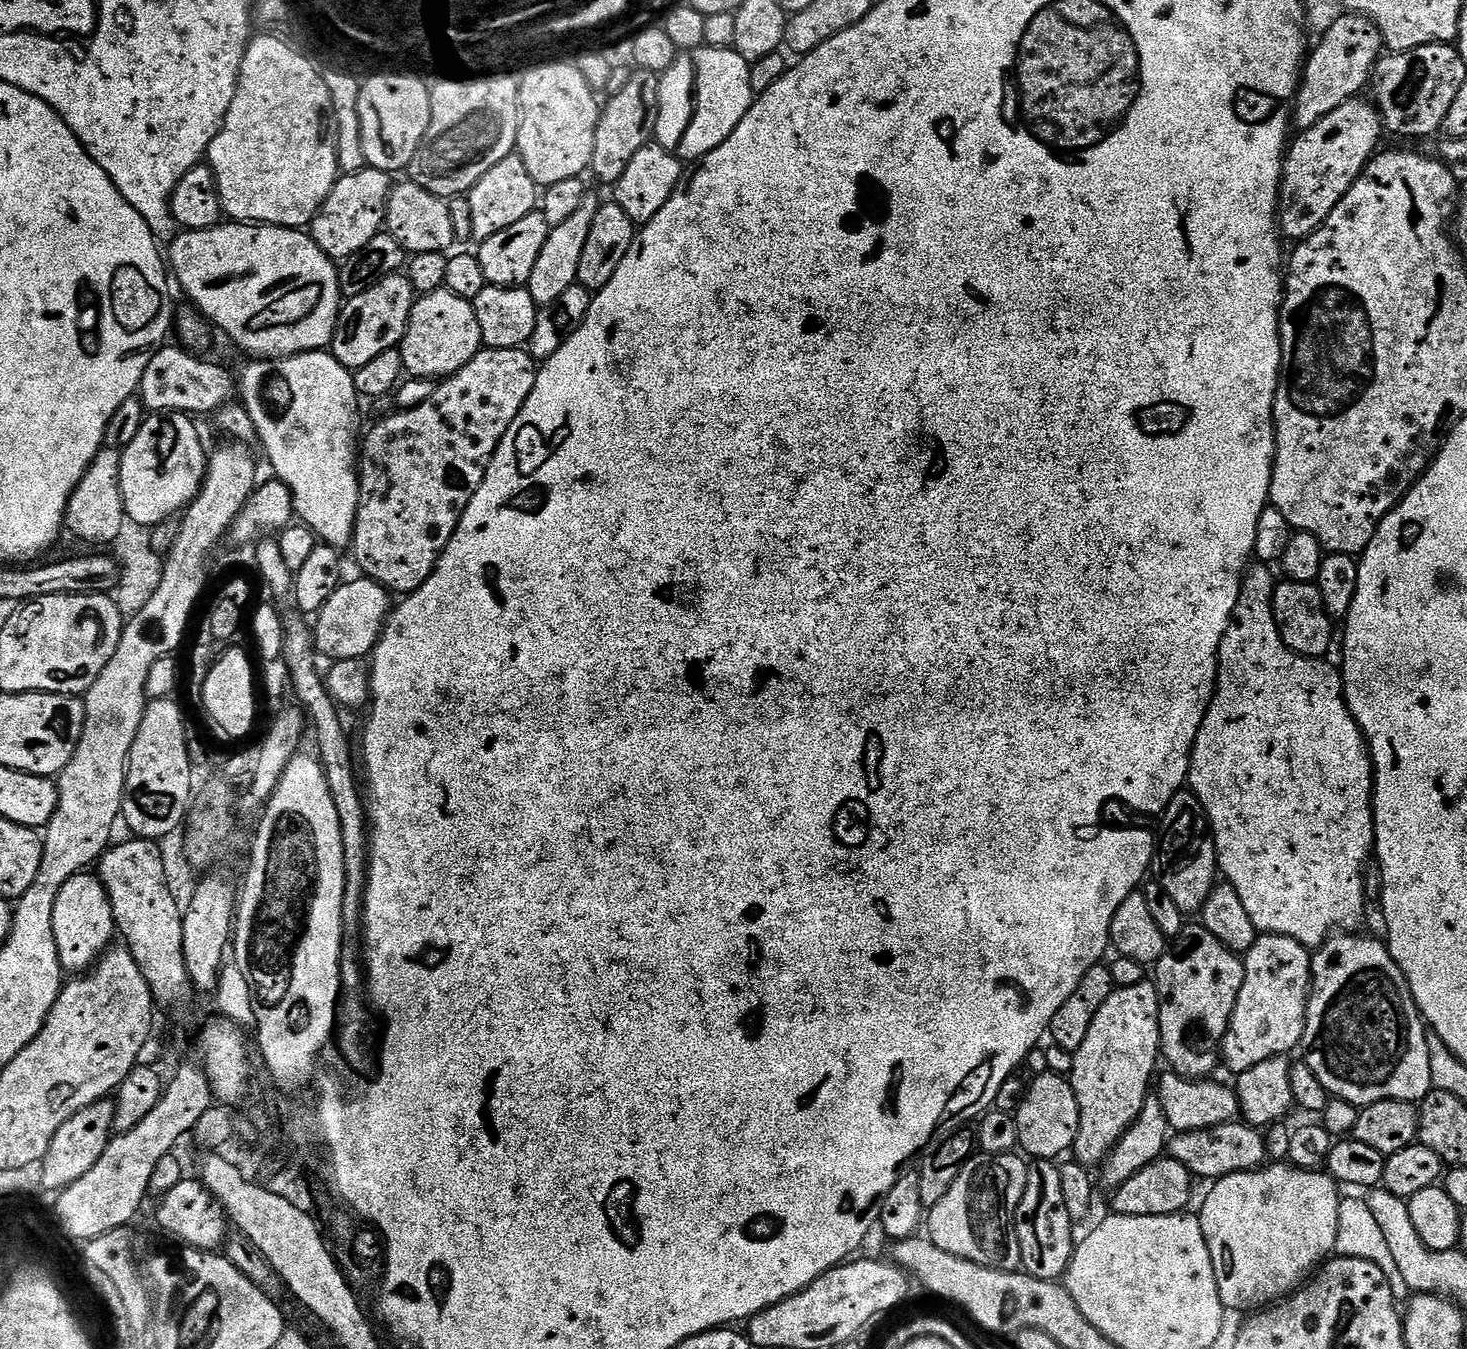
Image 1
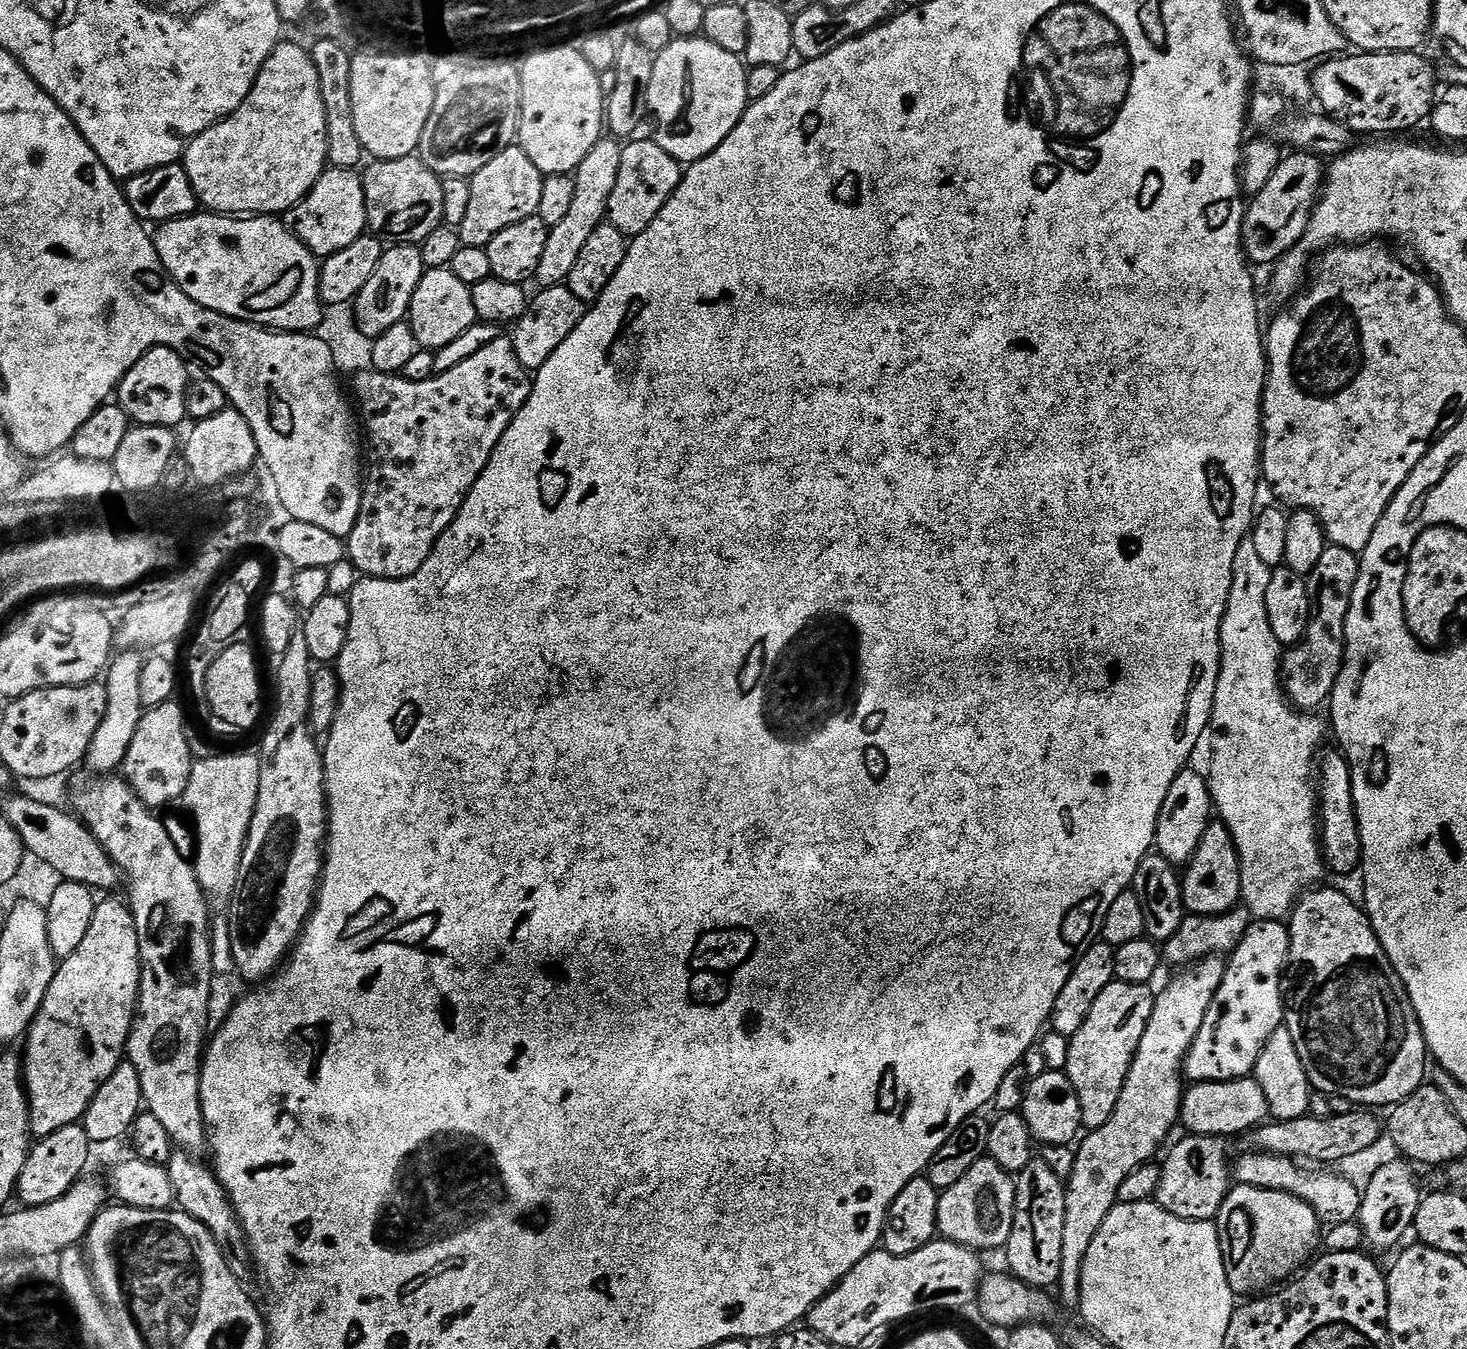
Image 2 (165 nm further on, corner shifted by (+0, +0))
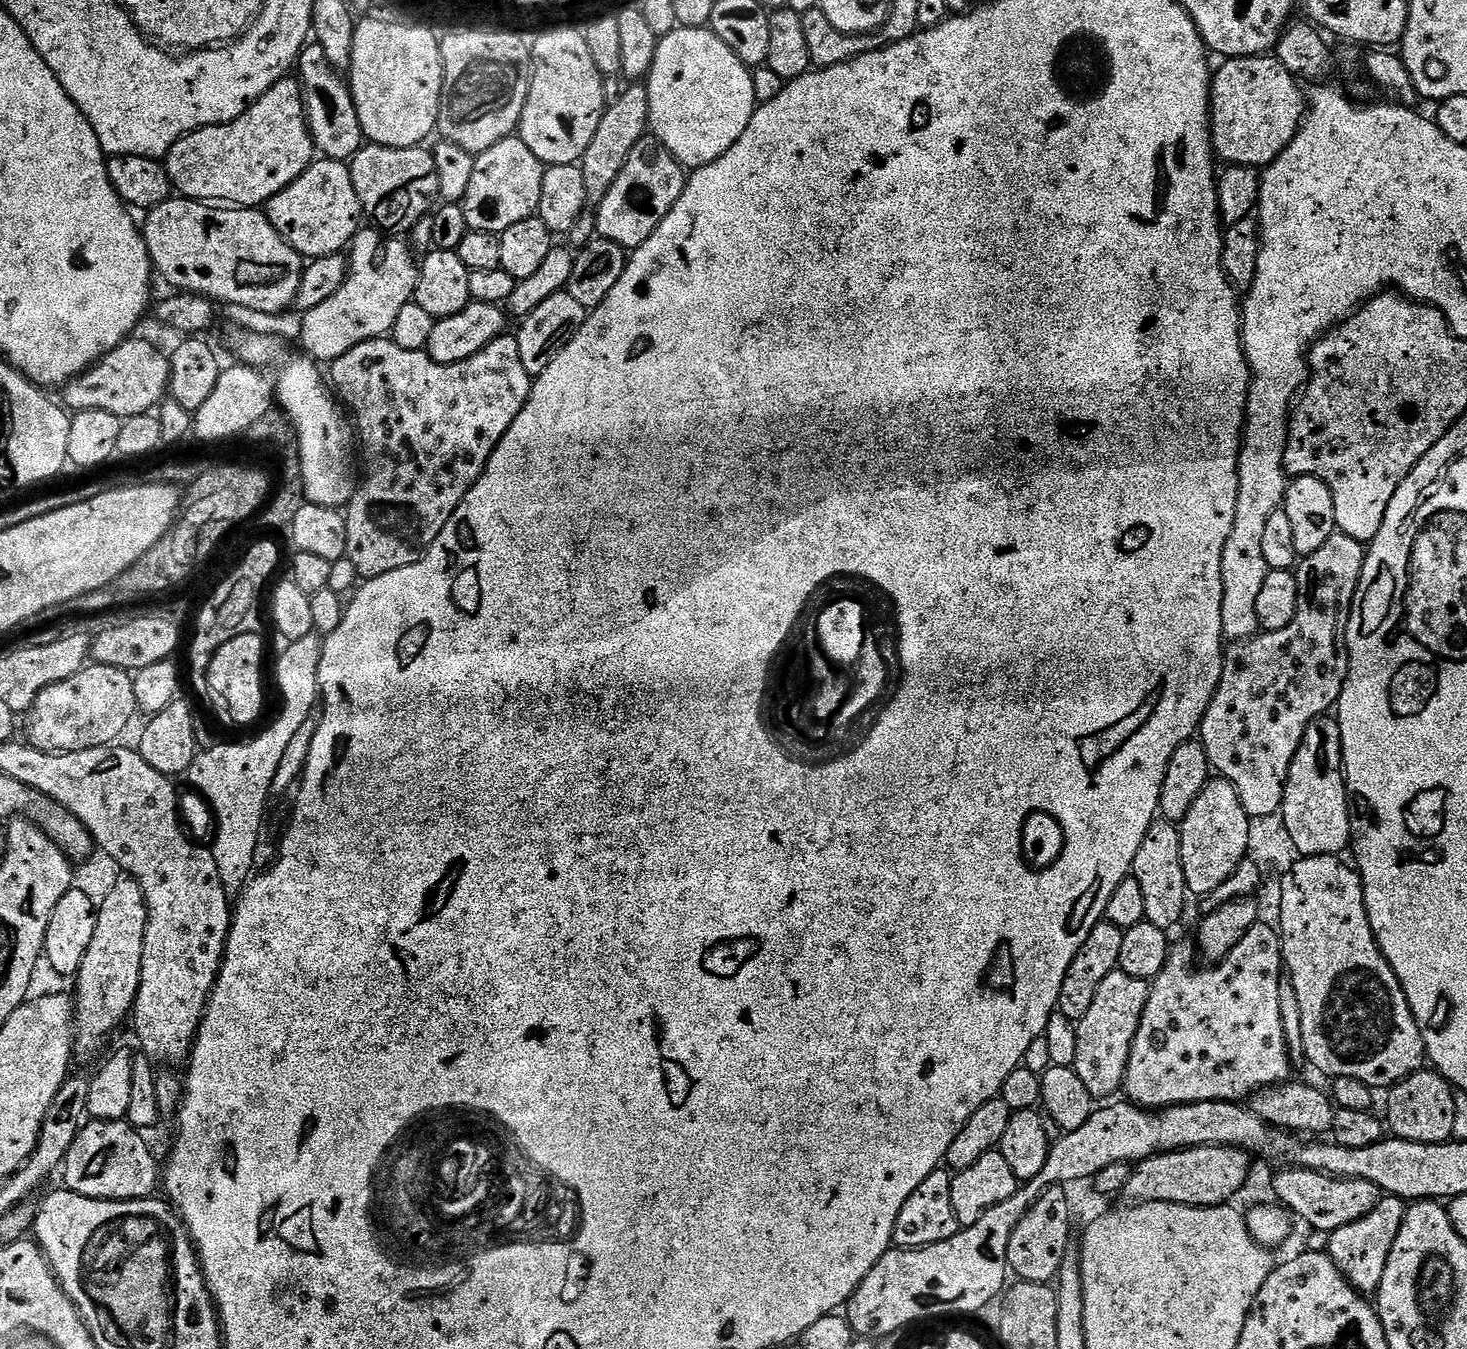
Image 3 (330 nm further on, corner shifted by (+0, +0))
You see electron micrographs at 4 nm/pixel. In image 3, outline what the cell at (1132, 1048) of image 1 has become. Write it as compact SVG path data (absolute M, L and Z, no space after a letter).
M1122 971L1106 974L1090 1010L1076 1024L1078 1034L1078 1058L1075 1062L1078 1078L1082 1078L1093 1101L1104 1102L1124 1087L1124 1075L1138 1026L1142 1022L1142 1010L1146 1010L1146 998L1150 984L1147 980L1130 978Z

